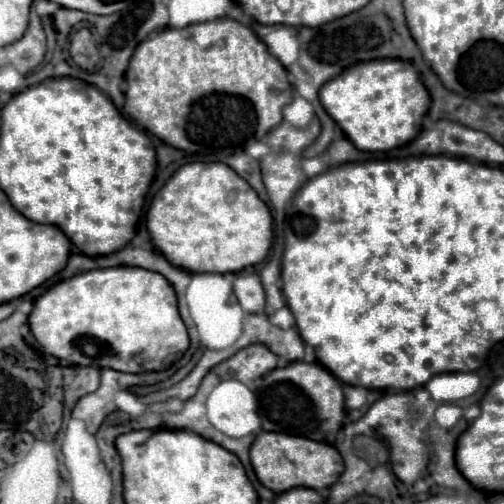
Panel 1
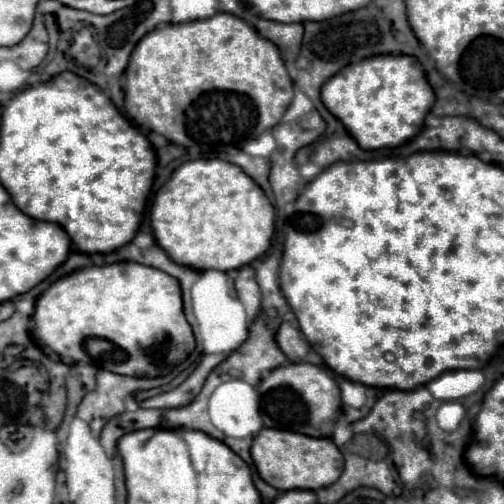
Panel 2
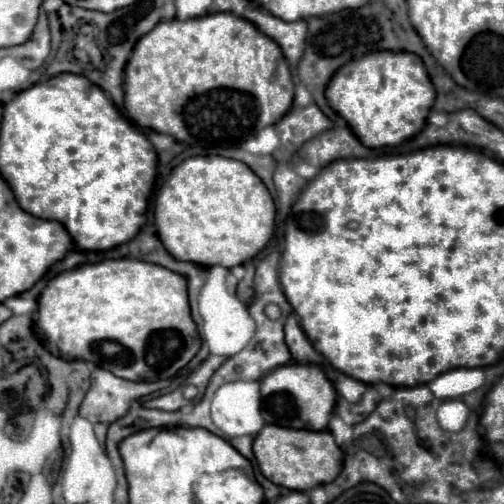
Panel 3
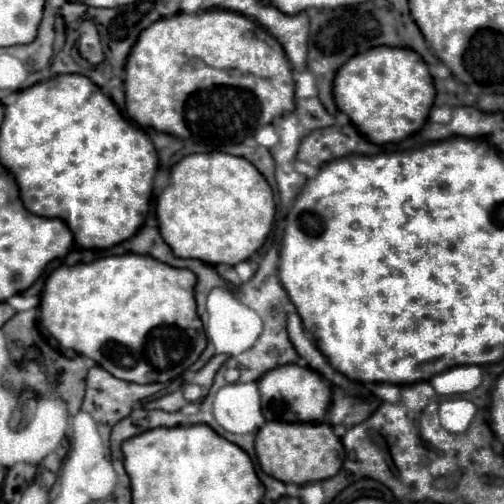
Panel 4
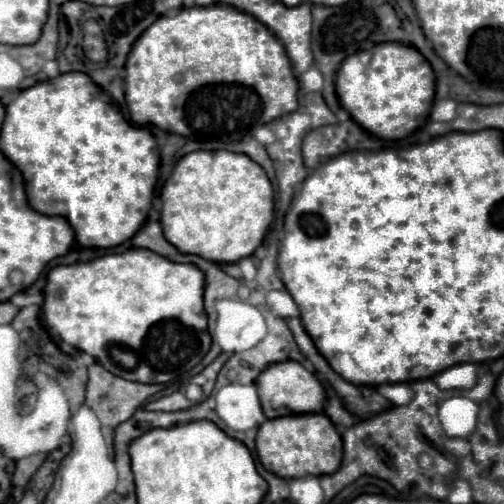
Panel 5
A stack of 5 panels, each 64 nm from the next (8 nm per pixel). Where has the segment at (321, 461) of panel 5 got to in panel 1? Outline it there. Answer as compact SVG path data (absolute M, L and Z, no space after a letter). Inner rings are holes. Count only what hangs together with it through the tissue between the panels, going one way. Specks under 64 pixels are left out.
M260 432L256 436L250 448L250 462L254 466L258 480L272 492L286 492L296 486L324 490L330 488L344 472L342 456L334 446L278 432Z

